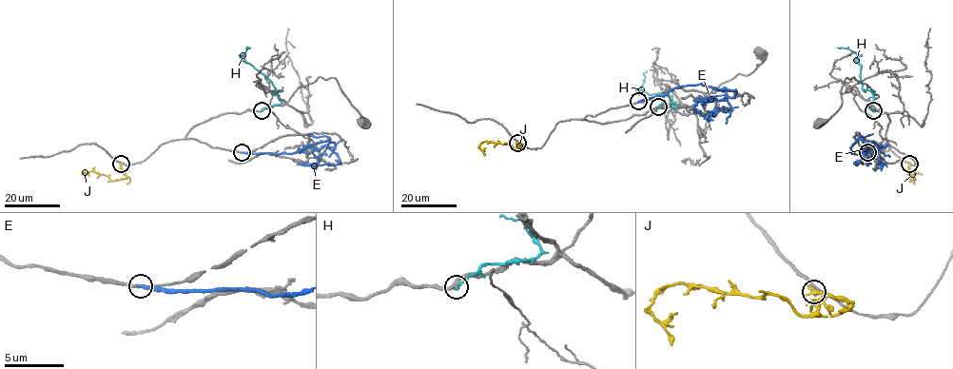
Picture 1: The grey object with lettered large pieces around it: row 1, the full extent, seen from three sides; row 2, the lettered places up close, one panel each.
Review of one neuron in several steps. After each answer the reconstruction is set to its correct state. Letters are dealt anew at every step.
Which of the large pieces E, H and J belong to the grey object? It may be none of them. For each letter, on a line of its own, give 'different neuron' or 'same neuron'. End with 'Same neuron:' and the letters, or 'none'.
E: different neuron
H: different neuron
J: different neuron
Same neuron: none

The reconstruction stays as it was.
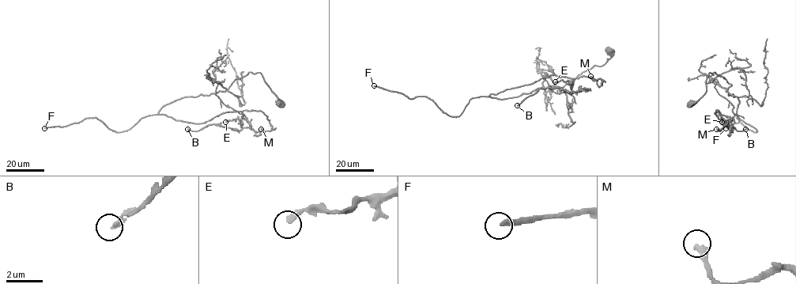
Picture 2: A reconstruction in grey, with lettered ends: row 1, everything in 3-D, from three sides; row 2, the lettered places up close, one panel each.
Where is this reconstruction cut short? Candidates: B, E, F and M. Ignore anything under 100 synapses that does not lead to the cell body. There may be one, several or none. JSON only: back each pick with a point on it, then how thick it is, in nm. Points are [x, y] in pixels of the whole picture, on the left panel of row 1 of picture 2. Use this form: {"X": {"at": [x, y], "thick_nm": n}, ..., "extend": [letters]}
{"F": {"at": [44, 128], "thick_nm": 280}, "extend": ["F"]}

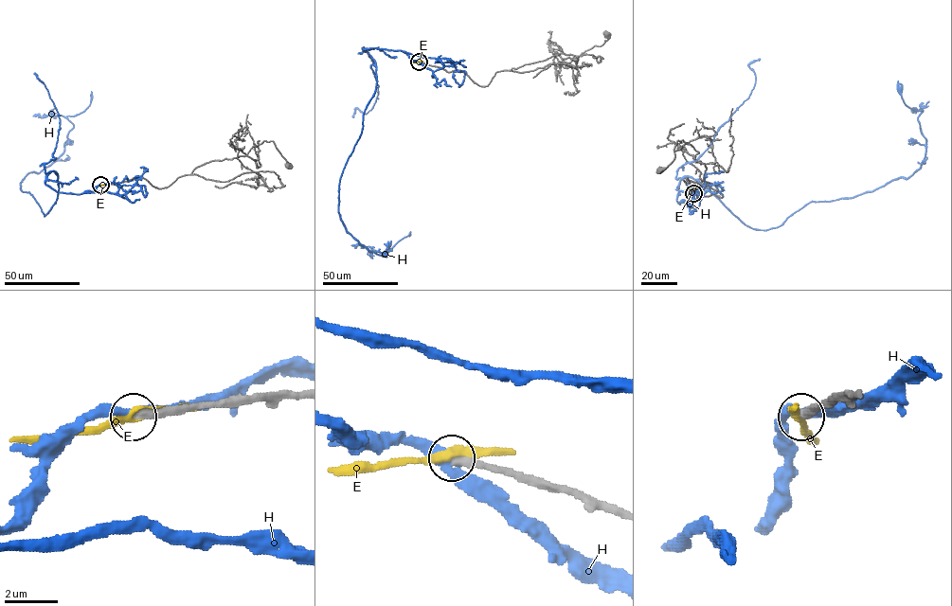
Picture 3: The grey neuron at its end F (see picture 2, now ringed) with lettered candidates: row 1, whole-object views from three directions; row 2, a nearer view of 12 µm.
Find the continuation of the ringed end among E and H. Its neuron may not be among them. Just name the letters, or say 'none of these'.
none of these

